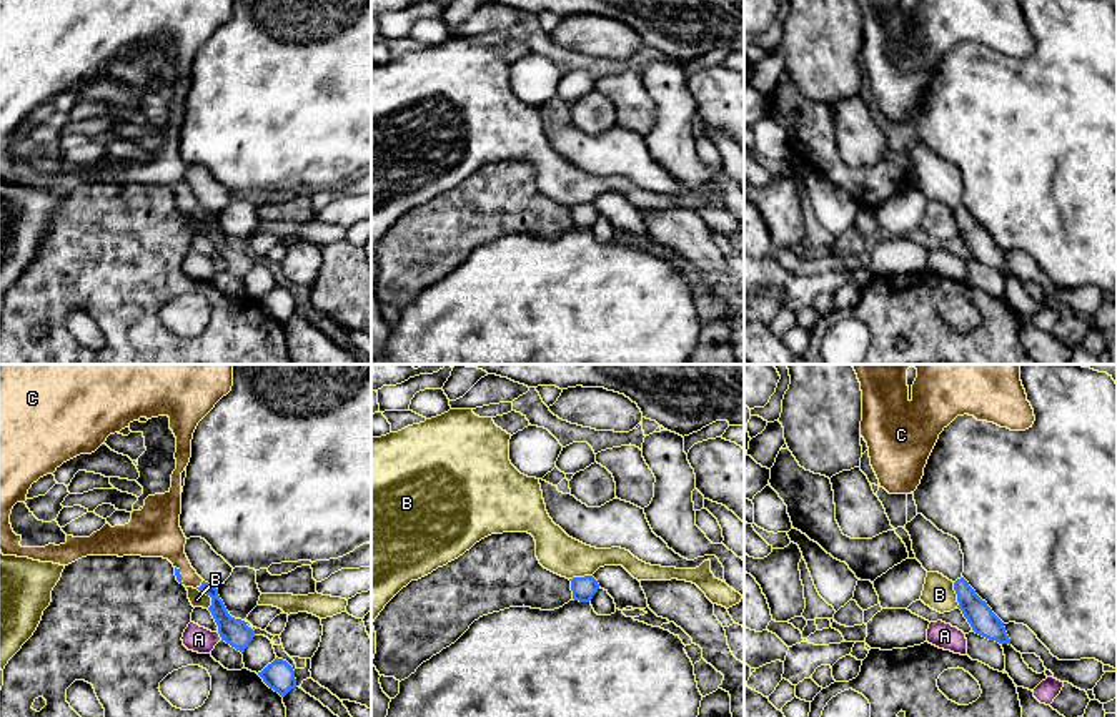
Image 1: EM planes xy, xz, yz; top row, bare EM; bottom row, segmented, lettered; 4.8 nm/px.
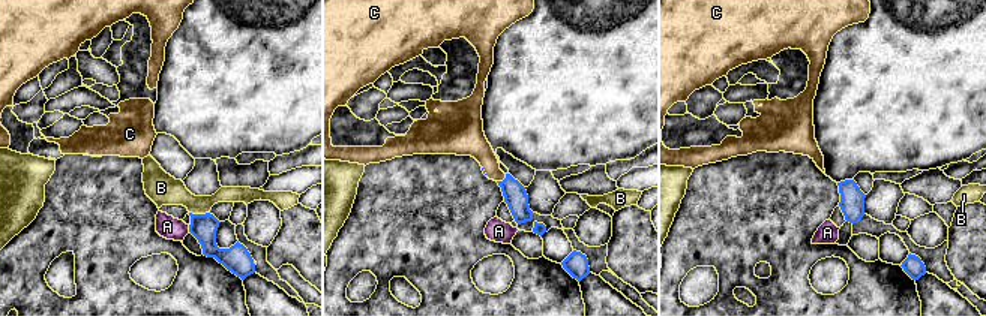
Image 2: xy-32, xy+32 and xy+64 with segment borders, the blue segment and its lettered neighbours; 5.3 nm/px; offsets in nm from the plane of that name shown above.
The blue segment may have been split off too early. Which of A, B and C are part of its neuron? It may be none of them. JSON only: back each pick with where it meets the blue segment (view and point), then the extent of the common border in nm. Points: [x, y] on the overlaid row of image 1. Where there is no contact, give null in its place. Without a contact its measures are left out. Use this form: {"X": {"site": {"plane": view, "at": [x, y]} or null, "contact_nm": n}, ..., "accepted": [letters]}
{"C": {"site": {"plane": "xy", "at": [200, 586]}, "contact_nm": 60}, "accepted": ["C"]}

